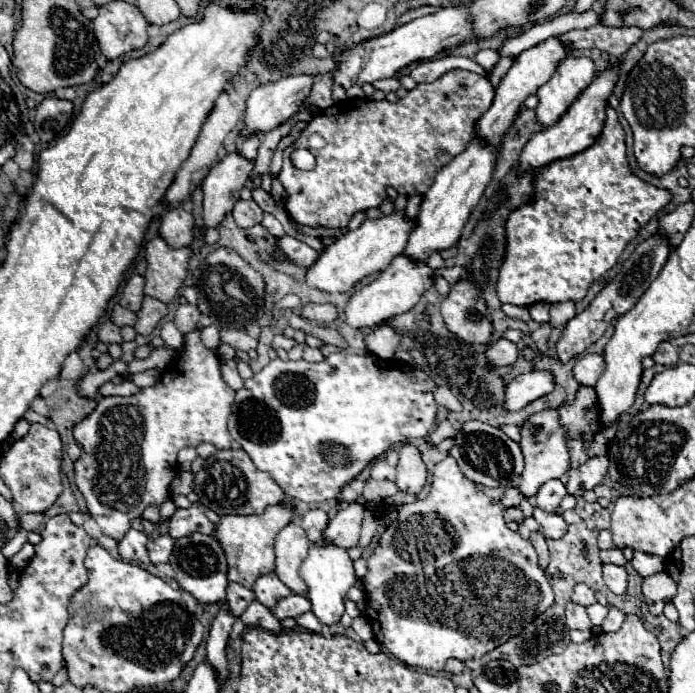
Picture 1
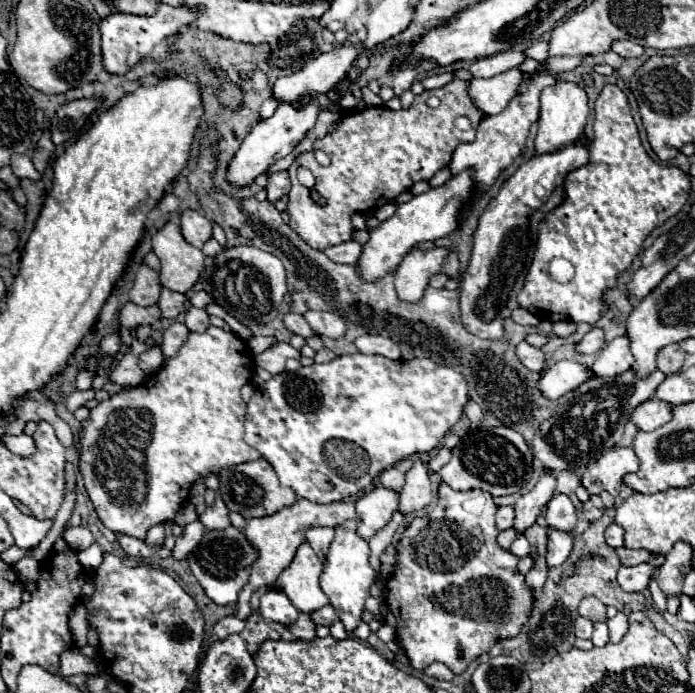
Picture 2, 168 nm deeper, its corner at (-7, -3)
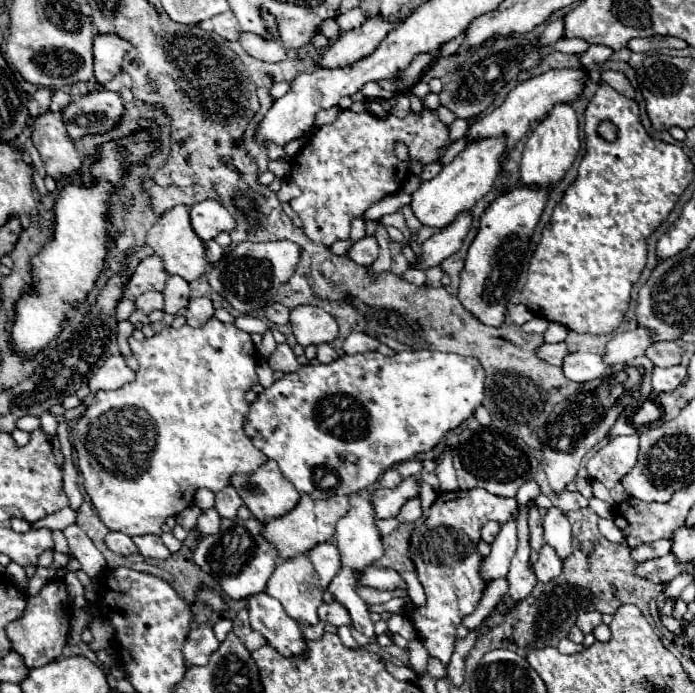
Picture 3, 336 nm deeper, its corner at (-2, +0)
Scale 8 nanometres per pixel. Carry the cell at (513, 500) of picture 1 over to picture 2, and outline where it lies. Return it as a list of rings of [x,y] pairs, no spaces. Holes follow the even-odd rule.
[[[500,506],[496,514],[496,526],[500,530],[506,530],[512,526],[512,518],[514,518],[514,506]]]

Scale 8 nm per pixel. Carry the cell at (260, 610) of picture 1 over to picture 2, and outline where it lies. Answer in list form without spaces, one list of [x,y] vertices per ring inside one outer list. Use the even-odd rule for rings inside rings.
[[[300,614],[296,622],[288,624],[286,626],[298,640],[314,640],[316,634],[314,634],[314,622],[306,616],[306,614]]]

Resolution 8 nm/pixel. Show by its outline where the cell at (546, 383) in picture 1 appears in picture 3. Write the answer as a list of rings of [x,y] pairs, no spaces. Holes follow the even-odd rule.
[[[571,353],[565,357],[563,373],[571,381],[585,383],[591,379],[599,379],[599,375],[607,375],[607,367],[609,365],[597,353]]]

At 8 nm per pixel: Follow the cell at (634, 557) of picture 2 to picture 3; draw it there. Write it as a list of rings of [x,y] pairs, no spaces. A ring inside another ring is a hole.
[[[659,539],[659,541],[653,541],[653,543],[647,543],[647,545],[641,545],[641,547],[635,547],[633,549],[633,559],[635,561],[649,561],[649,559],[657,559],[657,557],[663,557],[671,551],[671,543],[669,539]]]

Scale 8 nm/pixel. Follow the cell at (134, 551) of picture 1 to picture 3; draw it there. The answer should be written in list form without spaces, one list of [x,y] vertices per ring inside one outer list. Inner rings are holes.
[[[111,531],[111,533],[105,537],[105,545],[107,545],[113,553],[123,555],[123,557],[129,557],[129,555],[137,553],[137,545],[135,545],[135,543],[131,541],[131,537],[125,535],[125,533],[115,533],[115,531]]]

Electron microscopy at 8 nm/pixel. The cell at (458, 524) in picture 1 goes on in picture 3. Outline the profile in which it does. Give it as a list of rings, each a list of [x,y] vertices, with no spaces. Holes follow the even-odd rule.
[[[471,489],[471,491],[451,491],[439,493],[437,501],[431,505],[429,517],[425,523],[419,523],[413,531],[409,555],[417,567],[419,581],[427,595],[425,607],[411,605],[409,617],[419,631],[419,637],[429,651],[431,657],[441,659],[445,665],[453,653],[455,643],[455,629],[461,619],[475,611],[483,591],[485,581],[479,577],[481,557],[477,553],[479,533],[483,523],[497,521],[499,525],[507,523],[517,509],[515,499],[497,497],[485,489]]]

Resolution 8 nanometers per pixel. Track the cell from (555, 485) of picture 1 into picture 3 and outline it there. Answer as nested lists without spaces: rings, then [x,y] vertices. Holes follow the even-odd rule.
[[[551,507],[549,513],[543,517],[543,529],[545,529],[547,545],[551,545],[557,551],[559,559],[565,559],[567,555],[571,555],[573,551],[571,525],[559,507]]]

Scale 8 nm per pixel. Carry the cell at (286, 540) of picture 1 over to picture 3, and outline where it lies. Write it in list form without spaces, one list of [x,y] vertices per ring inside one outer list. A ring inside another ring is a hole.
[[[299,555],[293,559],[285,559],[281,561],[275,571],[271,573],[269,581],[267,581],[267,595],[271,595],[273,599],[277,599],[285,613],[295,619],[299,625],[317,625],[319,617],[317,617],[317,609],[323,603],[323,589],[319,585],[319,575],[315,575],[313,563],[309,561],[307,555]]]

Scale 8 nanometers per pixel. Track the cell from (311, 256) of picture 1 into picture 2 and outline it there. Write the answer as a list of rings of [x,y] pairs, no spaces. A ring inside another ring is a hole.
[[[350,240],[350,242],[342,242],[338,246],[328,246],[324,250],[324,254],[336,264],[354,264],[360,256],[360,250],[362,250],[362,244]]]

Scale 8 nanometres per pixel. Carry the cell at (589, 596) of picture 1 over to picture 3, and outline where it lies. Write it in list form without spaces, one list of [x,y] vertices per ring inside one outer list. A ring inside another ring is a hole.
[[[589,611],[589,613],[581,613],[577,617],[577,627],[587,635],[593,633],[593,629],[601,623],[601,613],[599,611]]]

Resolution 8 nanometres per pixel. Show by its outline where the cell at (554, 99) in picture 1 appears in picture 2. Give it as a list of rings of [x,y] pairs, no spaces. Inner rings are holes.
[[[558,80],[554,86],[546,86],[542,90],[540,102],[540,118],[538,118],[538,136],[536,136],[536,154],[554,152],[562,144],[570,144],[584,132],[588,118],[588,96],[582,84]]]

